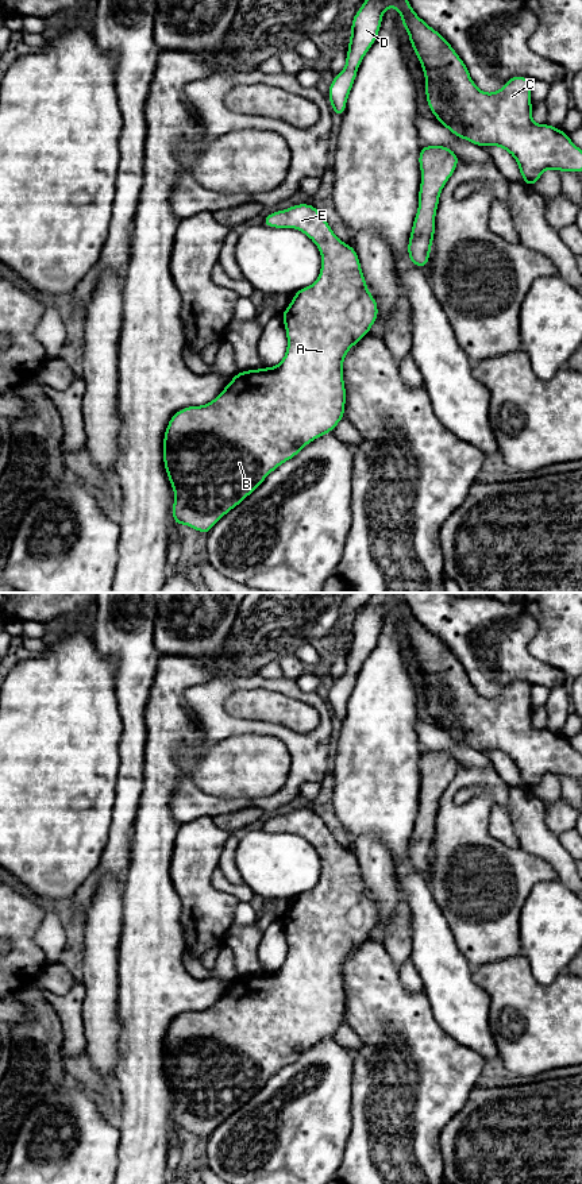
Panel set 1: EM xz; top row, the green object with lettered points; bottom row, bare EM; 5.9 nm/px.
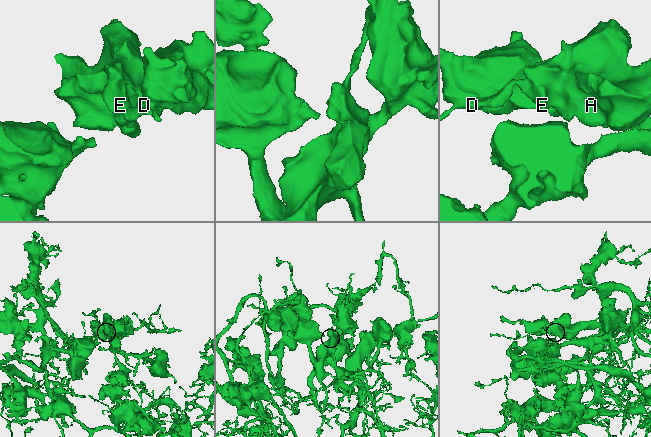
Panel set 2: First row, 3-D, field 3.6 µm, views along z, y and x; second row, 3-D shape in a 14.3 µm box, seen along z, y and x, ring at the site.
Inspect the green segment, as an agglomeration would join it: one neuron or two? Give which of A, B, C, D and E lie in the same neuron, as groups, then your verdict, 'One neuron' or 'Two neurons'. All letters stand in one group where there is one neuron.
Groups: A B C D E. One neuron

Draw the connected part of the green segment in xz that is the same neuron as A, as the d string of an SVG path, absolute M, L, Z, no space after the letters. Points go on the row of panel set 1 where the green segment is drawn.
M312 204L269 213L262 225L304 232L320 250L321 270L315 284L294 293L281 316L288 338L282 362L270 369L236 373L213 401L176 412L166 427L163 464L174 490L174 527L185 524L205 536L271 471L336 428L346 405L343 359L378 317L378 305L366 286L355 248L336 238Z

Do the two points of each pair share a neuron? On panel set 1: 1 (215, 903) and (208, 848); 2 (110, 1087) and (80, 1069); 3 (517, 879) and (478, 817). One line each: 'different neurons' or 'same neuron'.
1: same neuron
2: same neuron
3: same neuron

